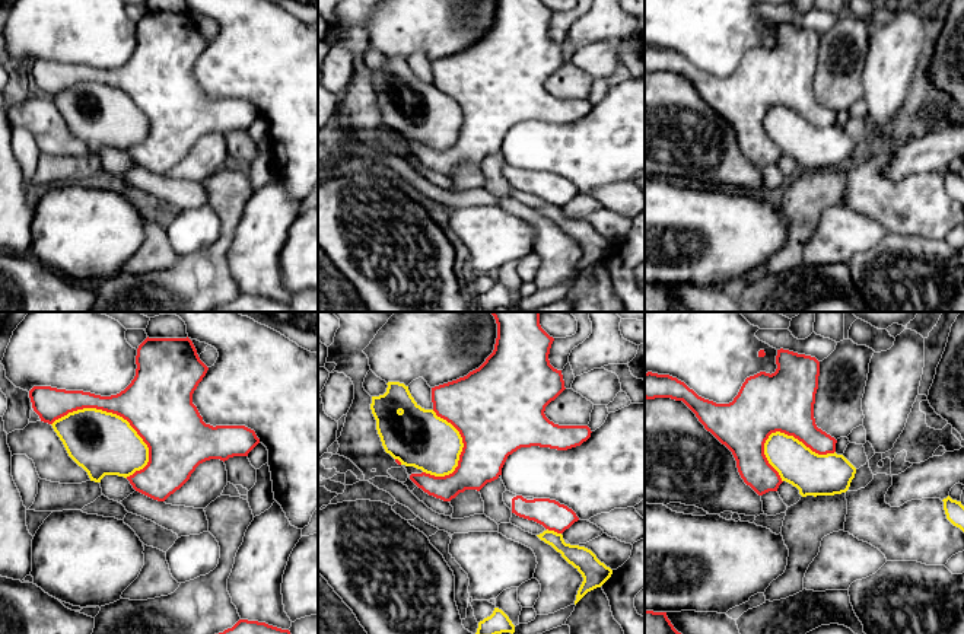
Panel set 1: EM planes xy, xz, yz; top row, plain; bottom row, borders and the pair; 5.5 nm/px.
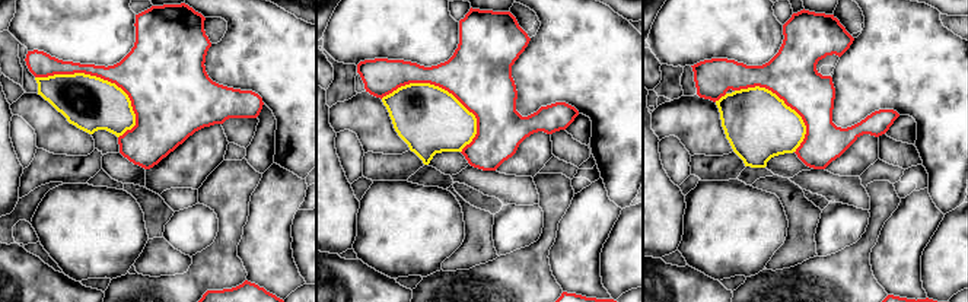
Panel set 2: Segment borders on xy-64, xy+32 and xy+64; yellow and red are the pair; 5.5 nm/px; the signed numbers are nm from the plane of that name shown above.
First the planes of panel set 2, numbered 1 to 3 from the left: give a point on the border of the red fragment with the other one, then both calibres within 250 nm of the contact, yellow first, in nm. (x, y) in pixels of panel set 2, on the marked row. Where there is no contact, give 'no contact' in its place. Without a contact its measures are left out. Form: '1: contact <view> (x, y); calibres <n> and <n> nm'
1: contact xy-64 (95, 76); calibres 300 and 260 nm
2: contact xy+32 (436, 86); calibres 360 and 360 nm
3: contact xy+64 (785, 104); calibres 380 and 280 nm

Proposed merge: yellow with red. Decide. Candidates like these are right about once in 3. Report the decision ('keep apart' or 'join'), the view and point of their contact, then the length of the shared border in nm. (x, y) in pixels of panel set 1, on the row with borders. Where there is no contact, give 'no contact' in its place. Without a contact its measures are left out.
keep apart | xy (110, 413) | 600 nm

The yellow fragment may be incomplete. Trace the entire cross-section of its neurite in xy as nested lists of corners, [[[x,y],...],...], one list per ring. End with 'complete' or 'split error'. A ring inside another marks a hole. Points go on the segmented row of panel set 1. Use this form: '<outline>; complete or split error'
[[[83,408],[55,420],[54,431],[69,456],[82,466],[90,481],[101,482],[105,475],[130,477],[149,462],[149,447],[123,417],[96,408]]]; complete

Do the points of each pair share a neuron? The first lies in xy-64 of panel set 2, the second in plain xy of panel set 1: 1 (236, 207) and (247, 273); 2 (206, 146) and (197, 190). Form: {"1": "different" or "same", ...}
{"1": "different", "2": "different"}

